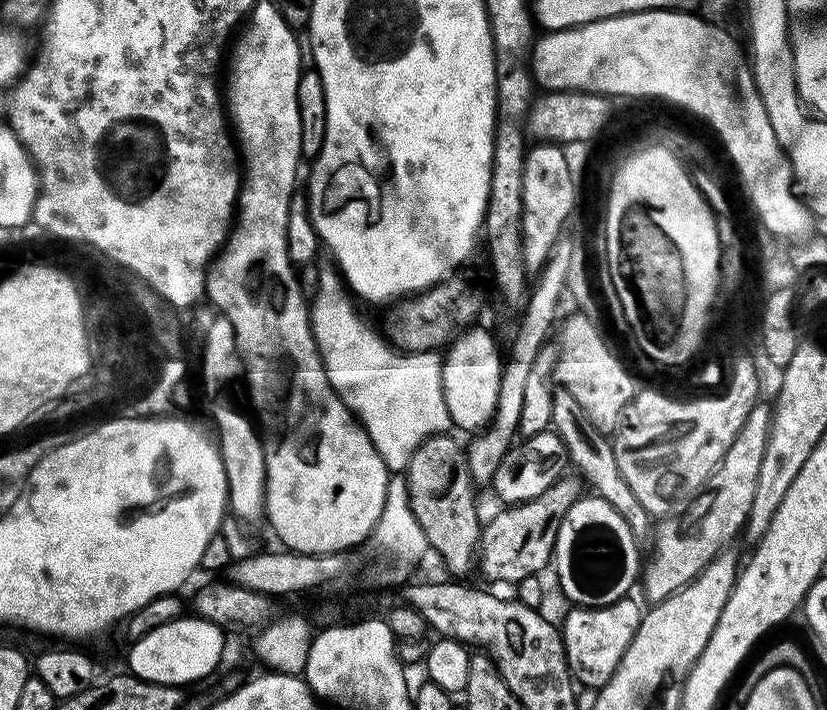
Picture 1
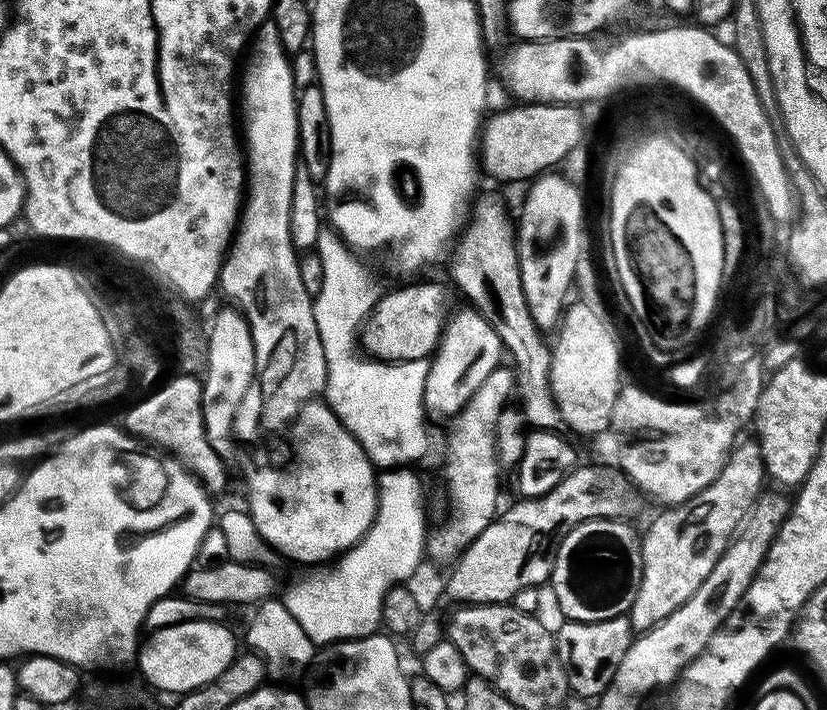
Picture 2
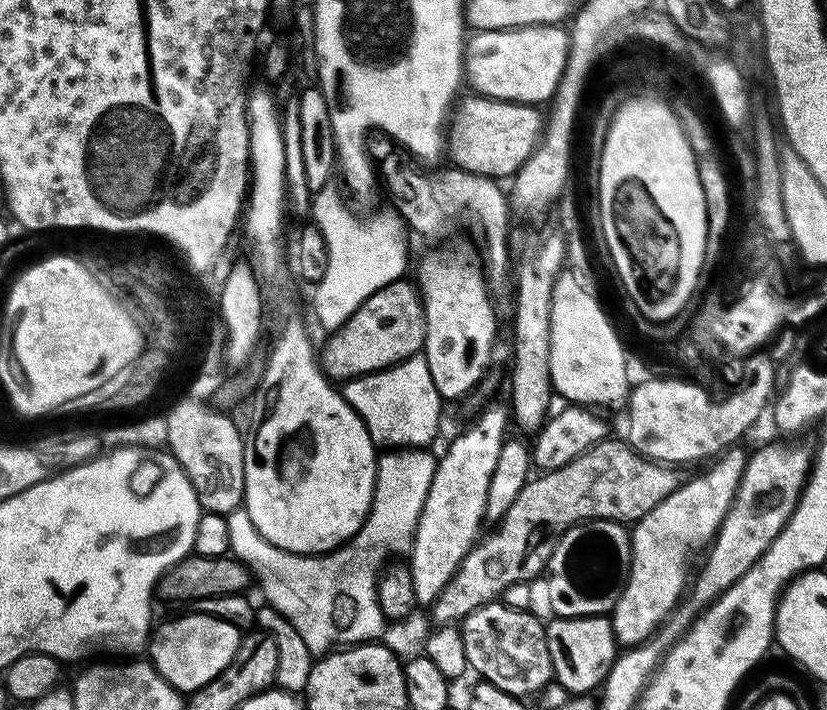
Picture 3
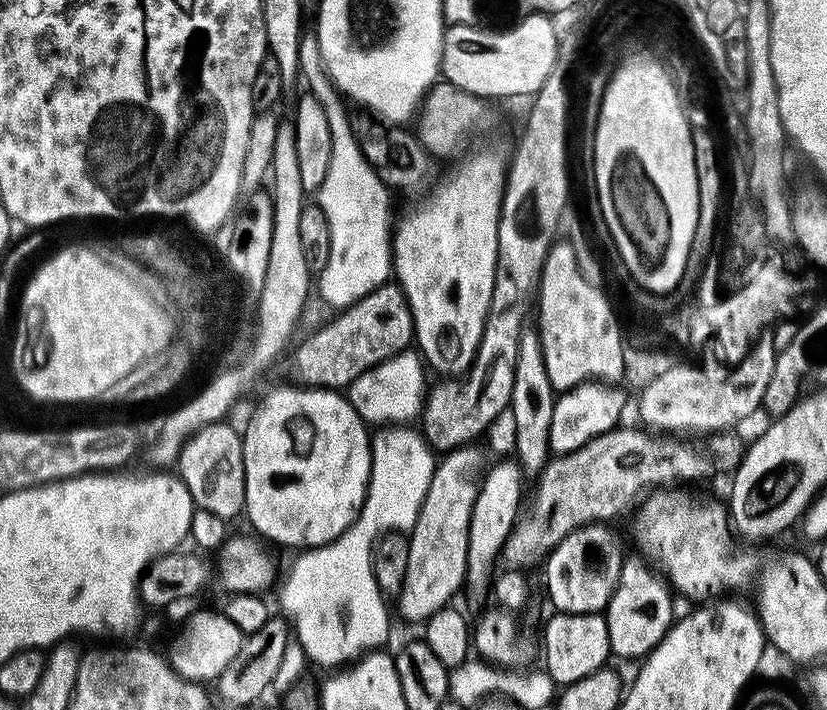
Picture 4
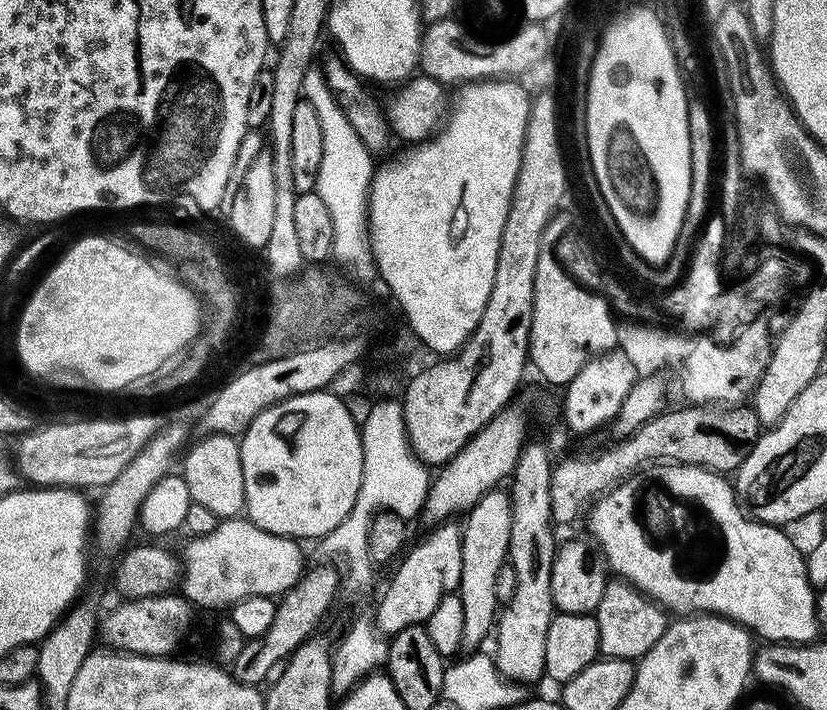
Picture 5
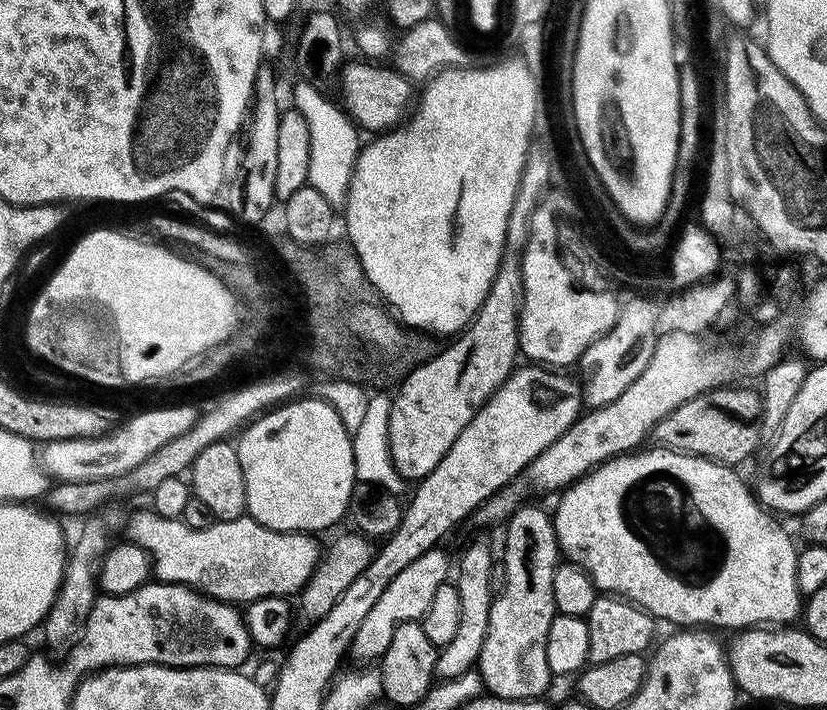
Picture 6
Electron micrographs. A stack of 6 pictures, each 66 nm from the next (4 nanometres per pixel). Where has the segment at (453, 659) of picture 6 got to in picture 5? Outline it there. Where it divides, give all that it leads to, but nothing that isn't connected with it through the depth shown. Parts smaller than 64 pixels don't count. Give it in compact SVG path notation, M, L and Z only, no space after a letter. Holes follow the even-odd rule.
M495 490L486 493L480 501L469 509L462 520L460 533L460 545L462 546L462 574L460 575L460 587L458 595L462 602L462 642L461 649L471 654L481 647L484 639L493 635L498 619L500 604L500 592L496 587L500 584L500 571L505 571L508 560L508 547L510 546L510 526L512 525L512 508L509 504L509 493L503 490Z

